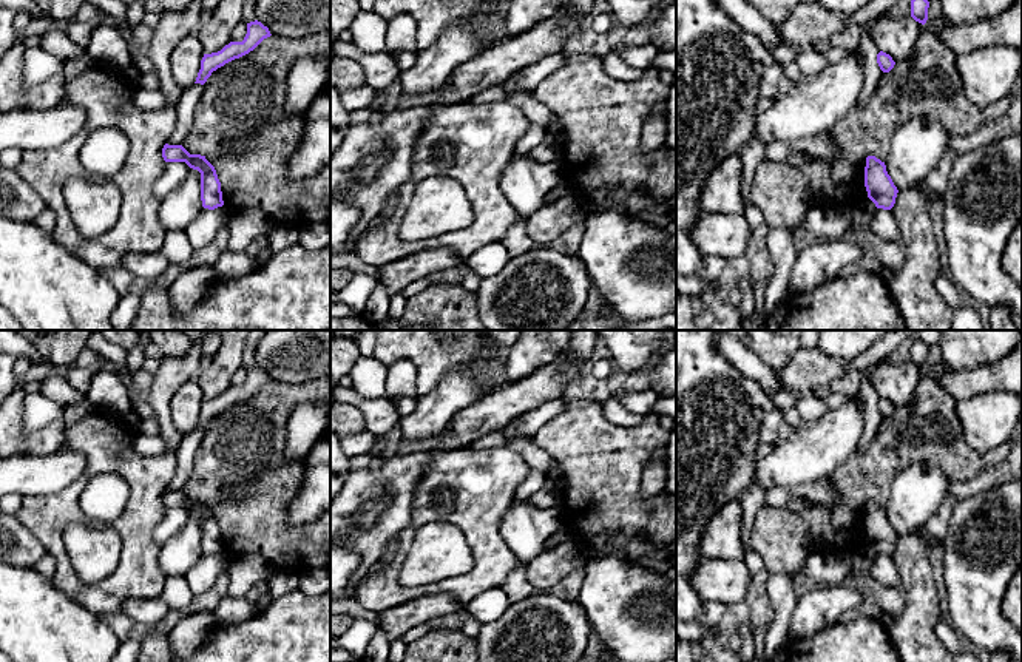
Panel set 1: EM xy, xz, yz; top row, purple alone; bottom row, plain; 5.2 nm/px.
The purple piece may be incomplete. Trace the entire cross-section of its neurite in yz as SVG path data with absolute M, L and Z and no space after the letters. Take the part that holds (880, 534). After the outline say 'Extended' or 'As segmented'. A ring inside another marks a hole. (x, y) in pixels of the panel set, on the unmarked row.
M875 502L866 503L865 532L877 554L891 556L894 552L898 535L886 517L885 508Z. As segmented

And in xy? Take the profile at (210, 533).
M168 491L162 494L165 508L185 508L190 514L201 518L201 546L202 552L215 556L224 551L221 528L215 512L201 500L190 500L182 491Z. As segmented

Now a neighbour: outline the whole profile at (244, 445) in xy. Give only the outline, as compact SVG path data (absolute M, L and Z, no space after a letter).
M330 378L301 384L270 381L207 424L182 492L190 500L213 505L222 546L232 560L261 556L272 569L295 572L330 568L330 508L304 526L292 526L287 520L287 505L298 494L304 475L304 458L289 460L286 455L287 418L296 404L312 401L330 406ZM238 485L247 485L252 491L236 503L221 505L221 492Z

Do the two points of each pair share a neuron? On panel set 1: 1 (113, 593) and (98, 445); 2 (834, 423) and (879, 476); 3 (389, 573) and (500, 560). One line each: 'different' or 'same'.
1: same
2: different
3: same

